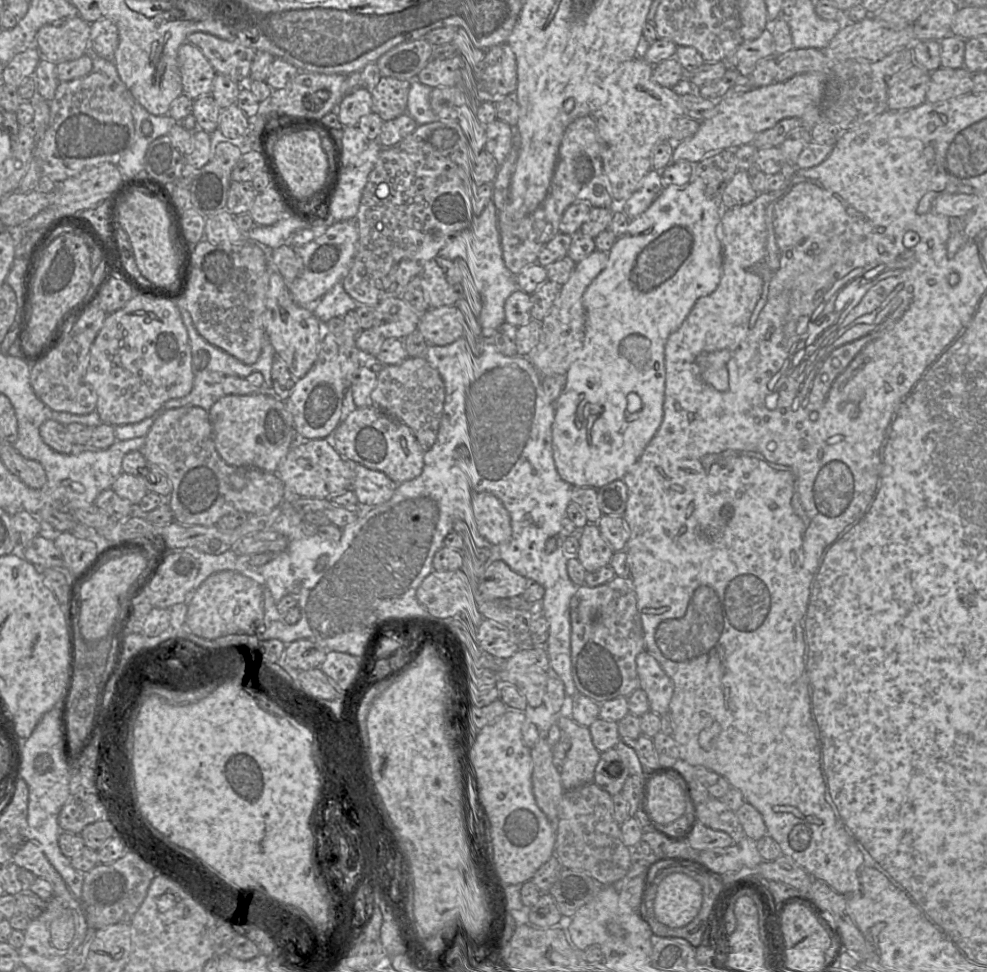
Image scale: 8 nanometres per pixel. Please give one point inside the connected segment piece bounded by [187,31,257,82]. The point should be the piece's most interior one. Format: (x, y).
(229, 58)

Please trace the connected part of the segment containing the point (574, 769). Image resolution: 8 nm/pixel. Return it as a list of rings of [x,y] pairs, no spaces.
[[[561,716],[557,725],[570,739],[570,749],[560,767],[563,788],[568,790],[593,782],[595,768],[600,760],[601,752],[594,746],[589,728],[578,724],[570,716]]]

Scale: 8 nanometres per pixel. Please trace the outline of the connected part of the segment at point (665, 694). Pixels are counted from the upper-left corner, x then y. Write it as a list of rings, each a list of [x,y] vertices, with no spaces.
[[[641,652],[636,662],[640,689],[647,694],[650,712],[667,715],[674,691],[672,680],[648,652]]]

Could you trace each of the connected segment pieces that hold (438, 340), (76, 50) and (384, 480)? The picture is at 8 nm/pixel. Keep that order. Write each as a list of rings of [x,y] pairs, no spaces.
[[[455,305],[431,307],[420,314],[417,331],[429,345],[445,346],[463,337],[465,318]]]
[[[80,16],[62,18],[42,26],[33,47],[53,63],[78,59],[90,48],[90,30],[90,23]]]
[[[353,461],[349,463],[354,473],[352,491],[356,494],[359,503],[379,505],[393,496],[398,484],[386,474]]]

